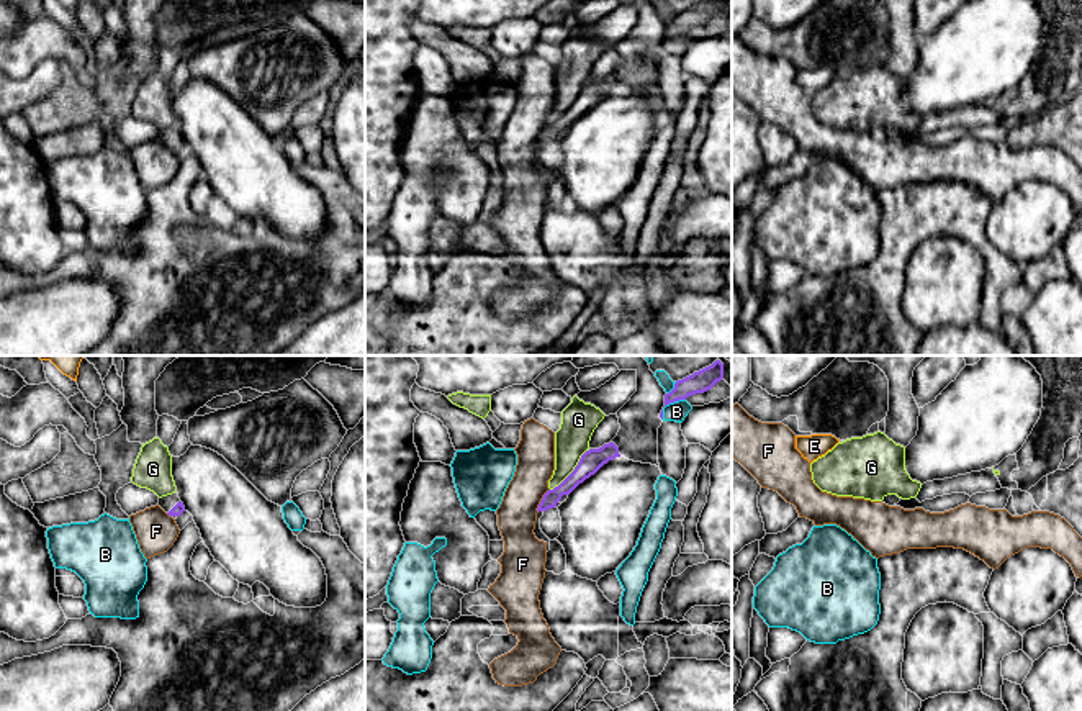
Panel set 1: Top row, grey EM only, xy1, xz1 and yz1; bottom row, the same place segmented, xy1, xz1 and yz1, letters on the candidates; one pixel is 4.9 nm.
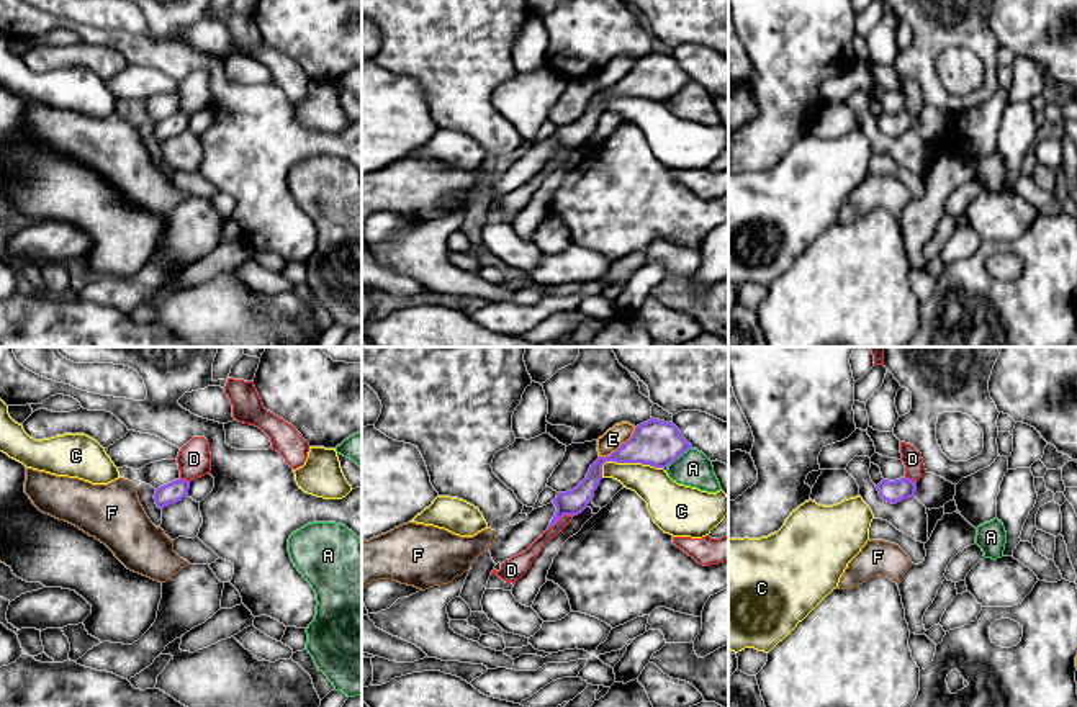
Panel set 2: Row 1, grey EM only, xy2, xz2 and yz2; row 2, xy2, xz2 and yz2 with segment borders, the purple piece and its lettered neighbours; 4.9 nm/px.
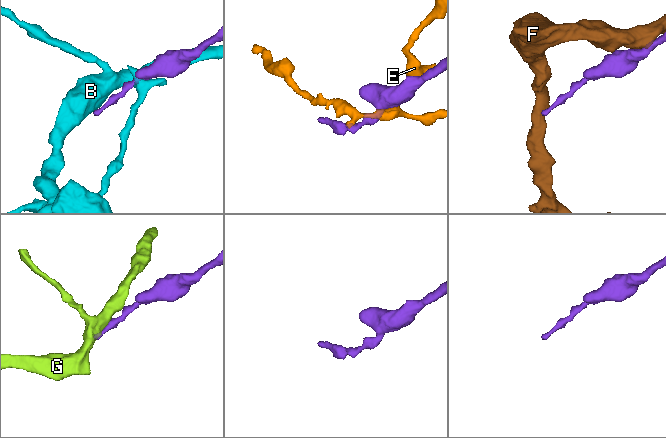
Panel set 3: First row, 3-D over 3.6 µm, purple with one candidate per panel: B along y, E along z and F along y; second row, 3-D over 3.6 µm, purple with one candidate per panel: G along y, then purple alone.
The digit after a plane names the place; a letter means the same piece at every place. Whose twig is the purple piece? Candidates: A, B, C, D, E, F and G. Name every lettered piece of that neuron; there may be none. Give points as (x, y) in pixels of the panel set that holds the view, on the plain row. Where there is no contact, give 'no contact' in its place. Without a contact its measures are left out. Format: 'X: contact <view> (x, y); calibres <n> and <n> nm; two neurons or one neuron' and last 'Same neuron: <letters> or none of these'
A: contact xz2 (678, 90); calibres 220 and 180 nm; two neurons
B: contact xz1 (668, 36); calibres 110 and 100 nm; two neurons
C: contact xz2 (627, 95); calibres 220 and 190 nm; two neurons
D: contact xz2 (560, 151); calibres 130 and 70 nm; two neurons
E: contact xz2 (621, 79); calibres 220 and 100 nm; two neurons
F: contact xz1 (542, 133); calibres 90 and 190 nm; two neurons
G: contact xz1 (573, 104); calibres 110 and 180 nm; two neurons
Same neuron: none of these

